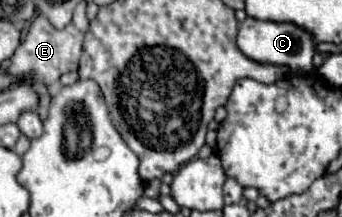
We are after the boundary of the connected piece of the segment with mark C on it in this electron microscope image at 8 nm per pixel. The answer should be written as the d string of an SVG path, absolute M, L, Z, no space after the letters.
M247 17L243 23L239 23L237 45L253 61L285 65L285 67L291 67L299 75L313 71L311 57L315 55L317 45L313 41L313 35L295 23L273 23L273 21L259 21L259 19Z

